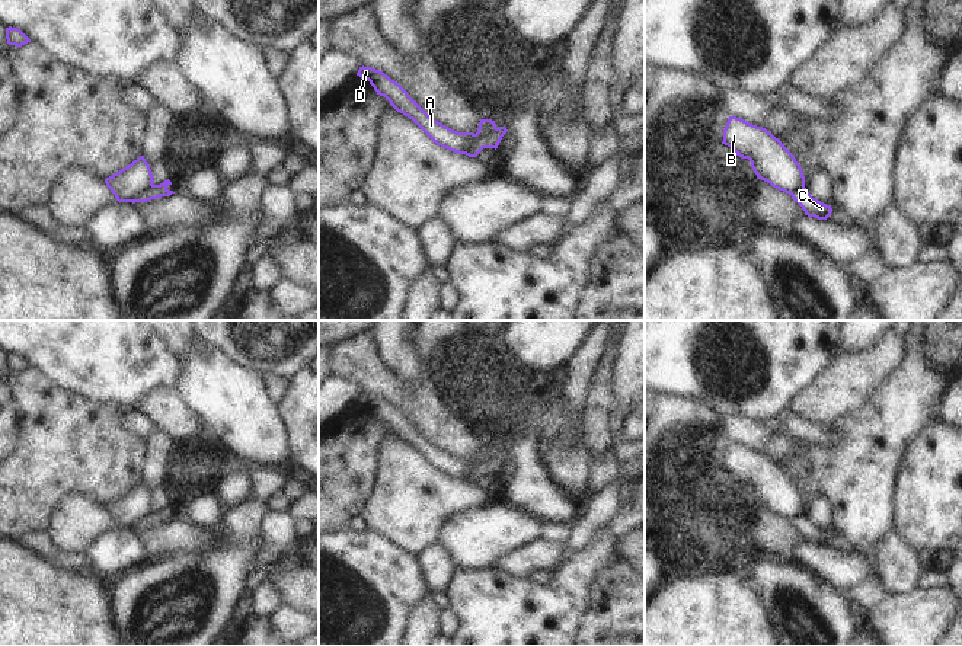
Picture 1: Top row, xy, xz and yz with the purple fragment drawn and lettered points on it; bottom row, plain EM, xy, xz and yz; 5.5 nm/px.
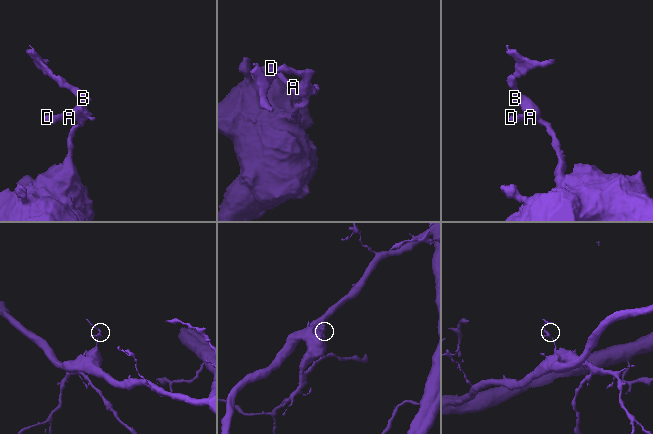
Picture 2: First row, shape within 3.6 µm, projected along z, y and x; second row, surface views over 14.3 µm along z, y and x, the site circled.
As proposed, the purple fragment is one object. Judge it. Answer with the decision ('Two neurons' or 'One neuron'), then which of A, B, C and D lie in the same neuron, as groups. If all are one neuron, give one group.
Two neurons. Groups: A B D / C

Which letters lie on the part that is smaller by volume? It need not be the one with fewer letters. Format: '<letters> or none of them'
A, B, D

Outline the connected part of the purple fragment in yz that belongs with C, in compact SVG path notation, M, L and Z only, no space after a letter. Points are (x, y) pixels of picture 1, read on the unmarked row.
M806 514L795 517L790 521L793 527L802 533L802 535L805 537L805 541L808 543L815 543L818 546L827 546L832 538L831 531L827 531L812 524L811 519L806 517Z

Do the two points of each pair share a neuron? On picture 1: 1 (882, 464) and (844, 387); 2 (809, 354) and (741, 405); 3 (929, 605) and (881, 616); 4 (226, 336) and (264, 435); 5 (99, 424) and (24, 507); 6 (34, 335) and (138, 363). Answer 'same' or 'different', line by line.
1: different
2: same
3: same
4: different
5: same
6: same

